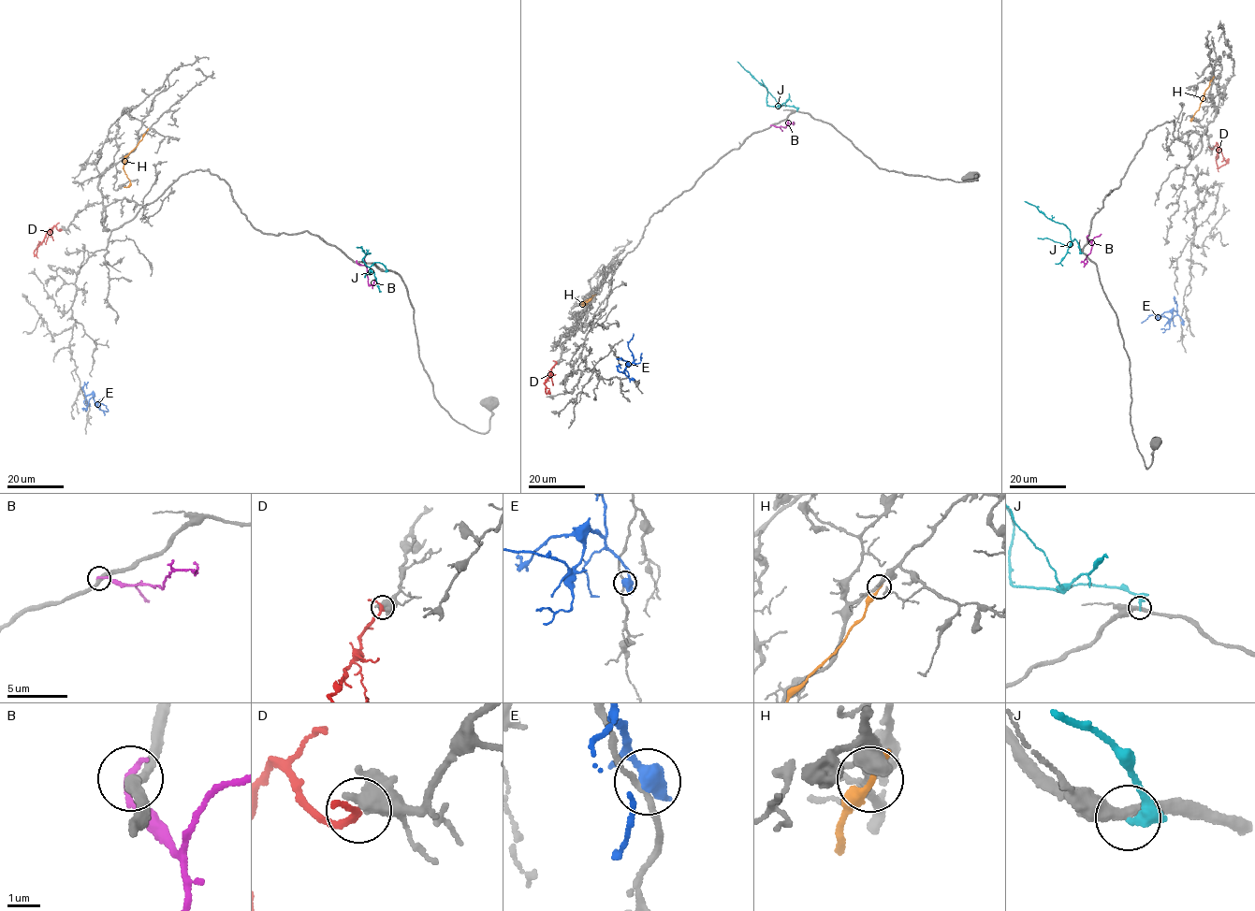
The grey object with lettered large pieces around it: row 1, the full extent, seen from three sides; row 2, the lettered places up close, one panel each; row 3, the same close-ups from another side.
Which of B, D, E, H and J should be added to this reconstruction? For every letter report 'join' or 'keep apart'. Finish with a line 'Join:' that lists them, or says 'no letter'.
B: keep apart
D: join
E: keep apart
H: keep apart
J: keep apart
Join: D

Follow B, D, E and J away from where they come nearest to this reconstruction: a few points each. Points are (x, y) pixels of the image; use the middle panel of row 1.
B: (770, 125), (785, 128), (793, 122)
D: (556, 362), (544, 383), (546, 392), (549, 392)
E: (632, 378), (624, 370), (626, 366), (633, 363), (628, 342), (633, 333)
J: (797, 110), (796, 108), (789, 106), (767, 105), (767, 89), (737, 62)

